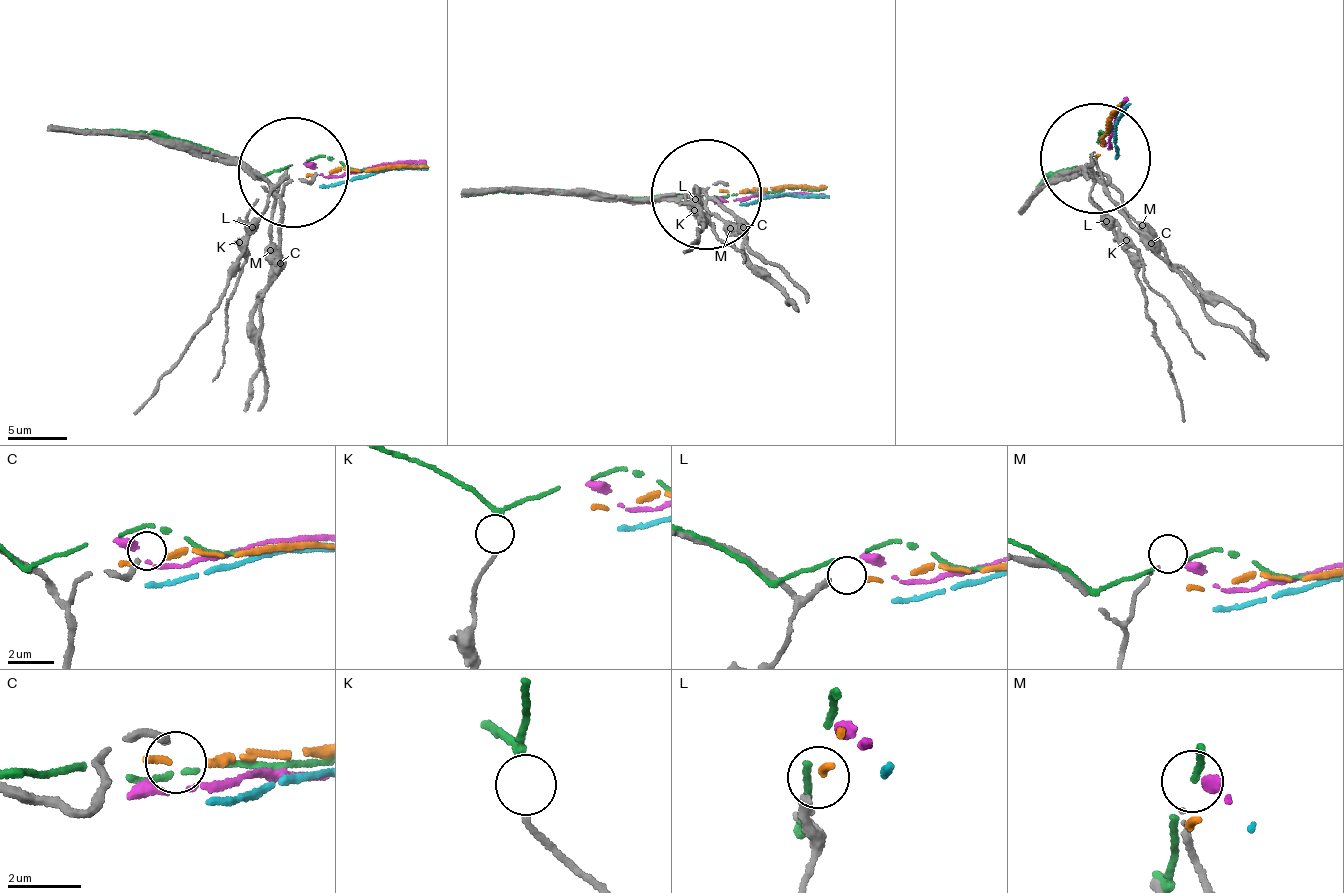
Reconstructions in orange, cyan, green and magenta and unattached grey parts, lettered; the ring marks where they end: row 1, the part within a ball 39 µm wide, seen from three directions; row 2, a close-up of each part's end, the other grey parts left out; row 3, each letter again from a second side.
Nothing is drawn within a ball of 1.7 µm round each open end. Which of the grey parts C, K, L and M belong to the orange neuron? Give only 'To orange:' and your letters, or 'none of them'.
To orange: L

